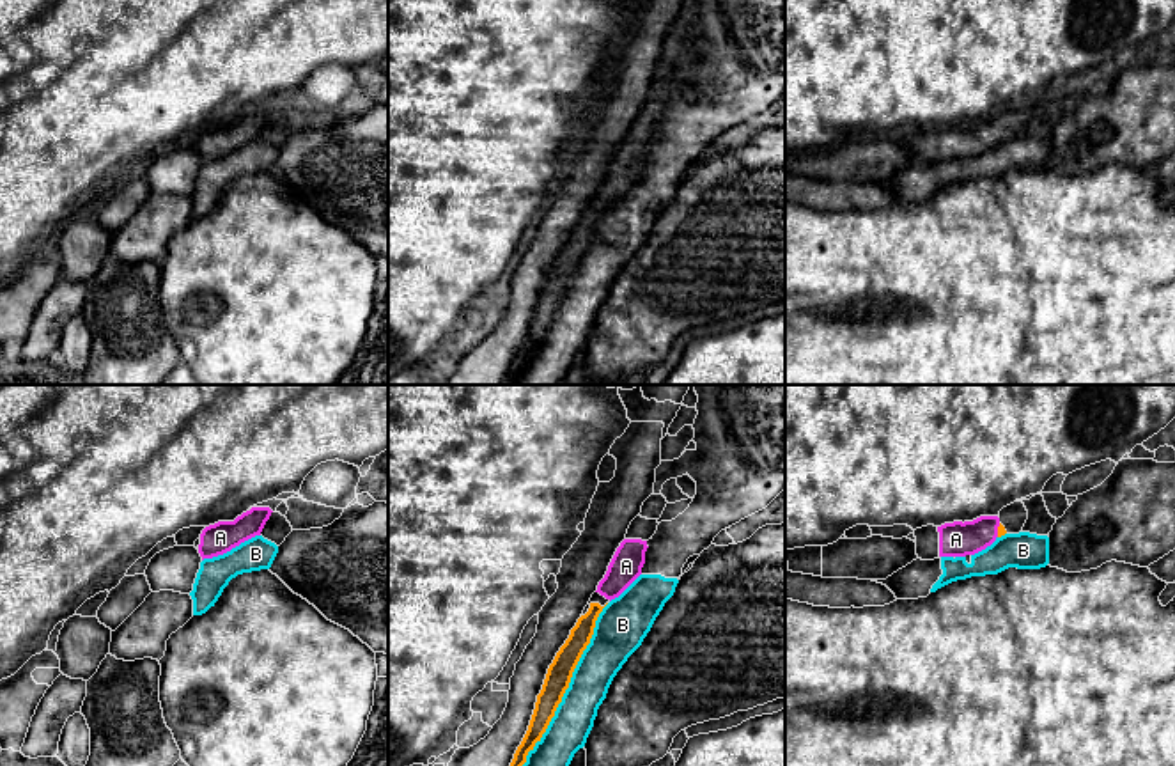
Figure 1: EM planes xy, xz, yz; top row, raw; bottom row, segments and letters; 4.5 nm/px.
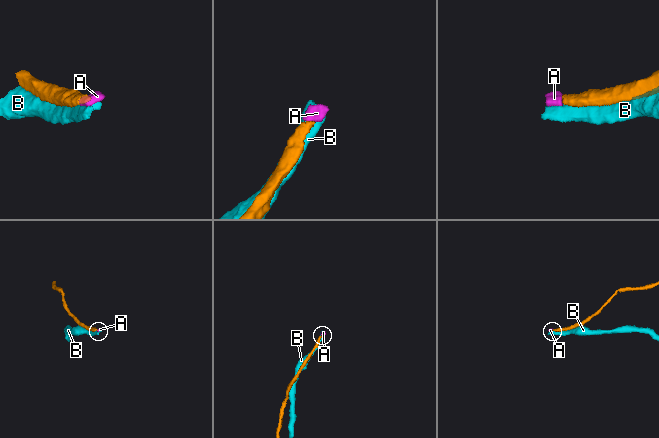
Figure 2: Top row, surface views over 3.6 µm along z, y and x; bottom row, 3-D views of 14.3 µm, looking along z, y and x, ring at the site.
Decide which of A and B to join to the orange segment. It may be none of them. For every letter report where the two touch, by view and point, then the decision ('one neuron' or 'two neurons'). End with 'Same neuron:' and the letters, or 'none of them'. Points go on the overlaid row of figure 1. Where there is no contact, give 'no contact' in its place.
A: contact yz (998, 531); one neuron
B: contact xz (568, 685); two neurons
Same neuron: A

